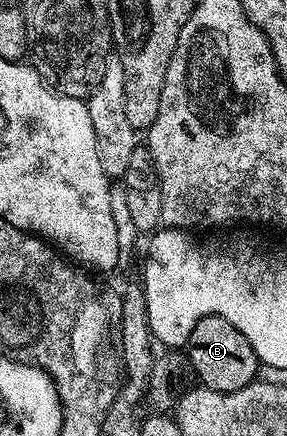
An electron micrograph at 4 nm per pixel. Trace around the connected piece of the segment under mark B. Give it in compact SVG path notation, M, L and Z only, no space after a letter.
M205 316L196 322L192 334L185 342L185 352L198 375L197 383L213 392L235 392L253 384L257 377L254 375L260 369L258 355L256 350L252 350L248 338L244 338L244 334L240 334L232 322L224 322L224 318L219 316Z

